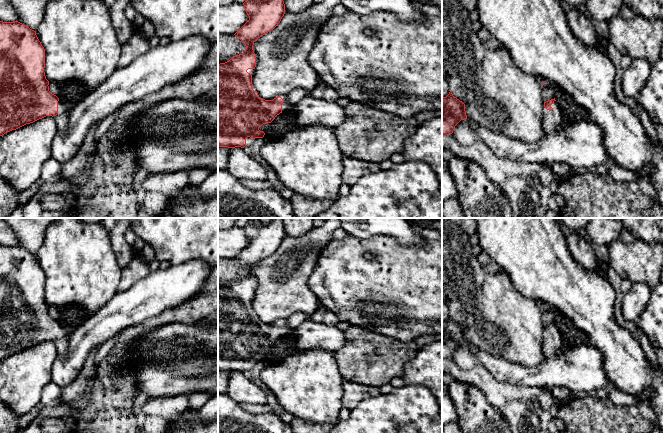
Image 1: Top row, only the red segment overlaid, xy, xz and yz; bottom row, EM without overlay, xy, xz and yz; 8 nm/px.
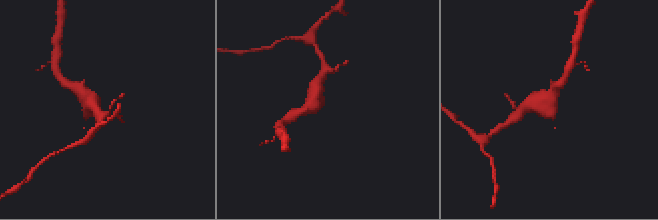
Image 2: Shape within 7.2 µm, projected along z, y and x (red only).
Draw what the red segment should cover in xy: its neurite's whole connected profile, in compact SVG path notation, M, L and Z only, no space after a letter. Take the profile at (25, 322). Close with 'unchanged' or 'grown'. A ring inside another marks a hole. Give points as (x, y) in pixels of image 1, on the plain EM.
M0 245L0 360L52 340L58 356L66 356L69 331L49 315L45 296L45 273L36 256L26 249Z | grown

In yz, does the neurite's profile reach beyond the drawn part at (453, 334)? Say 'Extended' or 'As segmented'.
As segmented

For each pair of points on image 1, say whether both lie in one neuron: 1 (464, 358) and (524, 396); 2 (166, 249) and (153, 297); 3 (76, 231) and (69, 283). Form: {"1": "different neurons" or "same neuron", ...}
{"1": "same neuron", "2": "different neurons", "3": "same neuron"}

